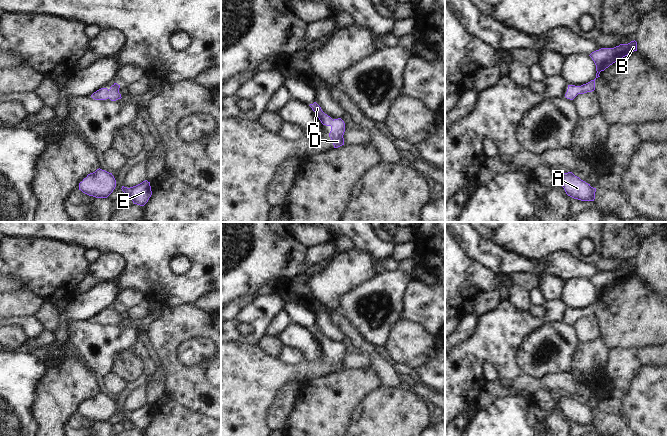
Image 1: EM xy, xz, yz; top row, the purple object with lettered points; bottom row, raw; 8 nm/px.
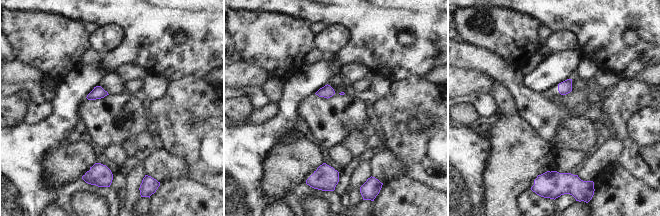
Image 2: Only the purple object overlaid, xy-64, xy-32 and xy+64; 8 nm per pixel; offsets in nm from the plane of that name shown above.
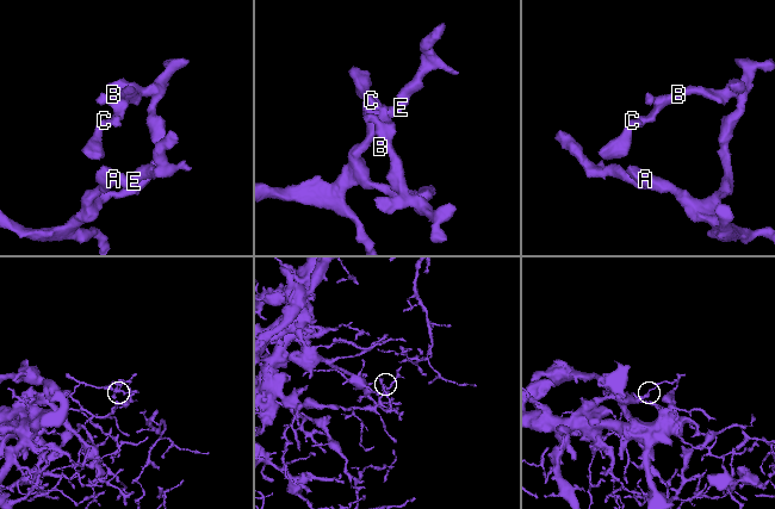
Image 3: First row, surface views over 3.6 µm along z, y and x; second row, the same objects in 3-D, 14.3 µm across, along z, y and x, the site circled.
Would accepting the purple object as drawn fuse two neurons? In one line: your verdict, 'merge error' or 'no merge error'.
no merge error

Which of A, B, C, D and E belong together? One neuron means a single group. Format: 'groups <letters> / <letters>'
groups A B C D E

